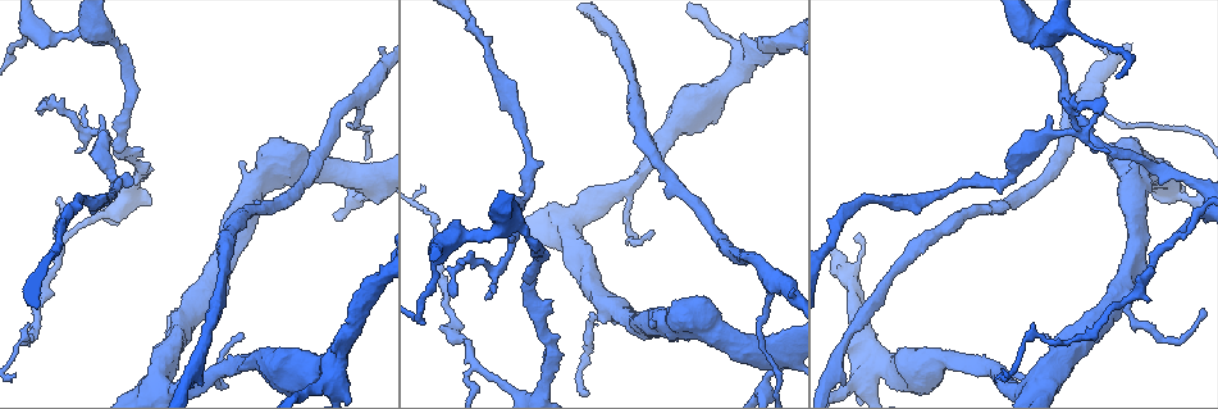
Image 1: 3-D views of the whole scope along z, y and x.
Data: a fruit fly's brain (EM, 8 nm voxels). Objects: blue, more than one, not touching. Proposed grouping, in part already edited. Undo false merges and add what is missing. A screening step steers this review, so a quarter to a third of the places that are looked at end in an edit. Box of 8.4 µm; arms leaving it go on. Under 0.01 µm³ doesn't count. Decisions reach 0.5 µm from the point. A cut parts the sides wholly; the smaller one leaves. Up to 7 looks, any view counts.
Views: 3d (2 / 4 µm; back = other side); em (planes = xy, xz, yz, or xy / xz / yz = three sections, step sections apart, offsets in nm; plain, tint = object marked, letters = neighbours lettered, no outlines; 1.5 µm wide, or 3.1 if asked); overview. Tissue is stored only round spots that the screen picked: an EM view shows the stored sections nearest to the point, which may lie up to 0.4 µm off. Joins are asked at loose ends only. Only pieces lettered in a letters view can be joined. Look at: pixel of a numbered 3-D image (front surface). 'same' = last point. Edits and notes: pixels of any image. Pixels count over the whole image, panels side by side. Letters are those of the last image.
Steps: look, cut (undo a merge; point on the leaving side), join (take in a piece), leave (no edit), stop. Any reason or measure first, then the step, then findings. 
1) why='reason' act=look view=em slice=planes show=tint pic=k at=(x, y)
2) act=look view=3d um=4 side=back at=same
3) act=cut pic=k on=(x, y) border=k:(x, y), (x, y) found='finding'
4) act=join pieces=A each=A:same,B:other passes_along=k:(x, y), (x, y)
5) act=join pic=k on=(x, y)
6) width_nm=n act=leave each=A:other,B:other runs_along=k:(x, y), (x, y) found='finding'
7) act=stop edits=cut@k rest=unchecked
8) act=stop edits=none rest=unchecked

act=look view=3d um=2 side=back pic=1 at=(607, 302)

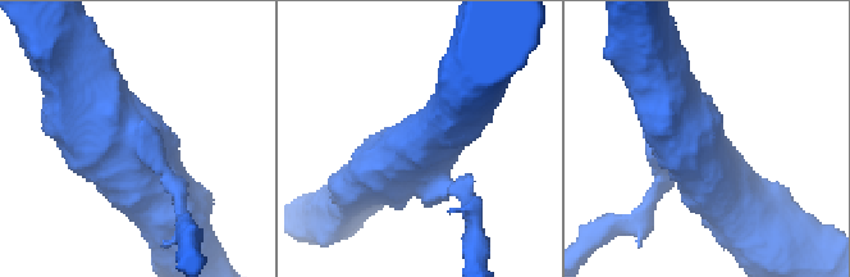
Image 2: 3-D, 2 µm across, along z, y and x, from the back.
arms=3 act=look view=em slice=yz step=4 show=letters pic=2 at=(133, 160)

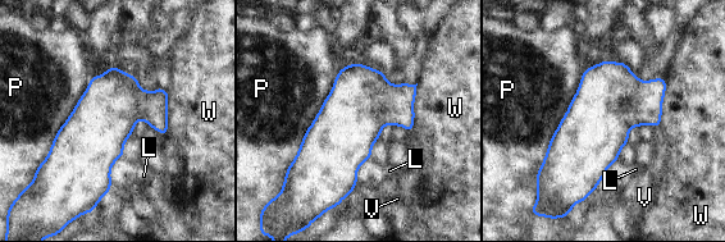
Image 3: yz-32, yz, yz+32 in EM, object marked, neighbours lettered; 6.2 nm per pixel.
act=leave each=L:other,P:other,V:other,W:other border=3:(583, 72), (536, 173) found='all the same cell'

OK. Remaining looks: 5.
why='two arms in line, one across' act=look view=3d um=2 side=back pic=1 at=(69, 234)

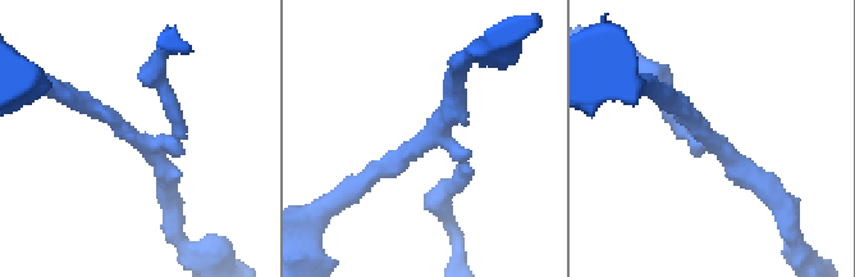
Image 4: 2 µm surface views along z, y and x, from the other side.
arms=3 act=look view=em slice=planes show=letters pic=4 at=(144, 140)

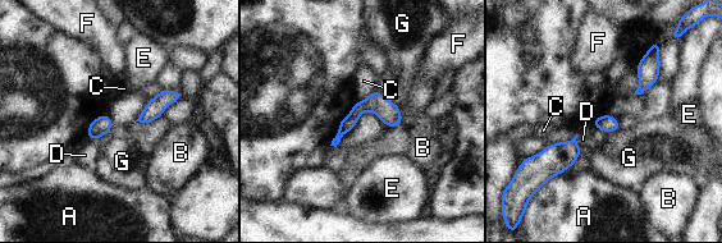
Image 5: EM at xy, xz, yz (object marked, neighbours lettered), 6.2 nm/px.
act=cut pic=5 on=(338, 136) each=A:other,B:other,C:other,D:other,E:other,F:other,G:other found='a second cell is stuck on'

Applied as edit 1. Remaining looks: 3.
act=stop edits=cut@5 rest=unchecked

